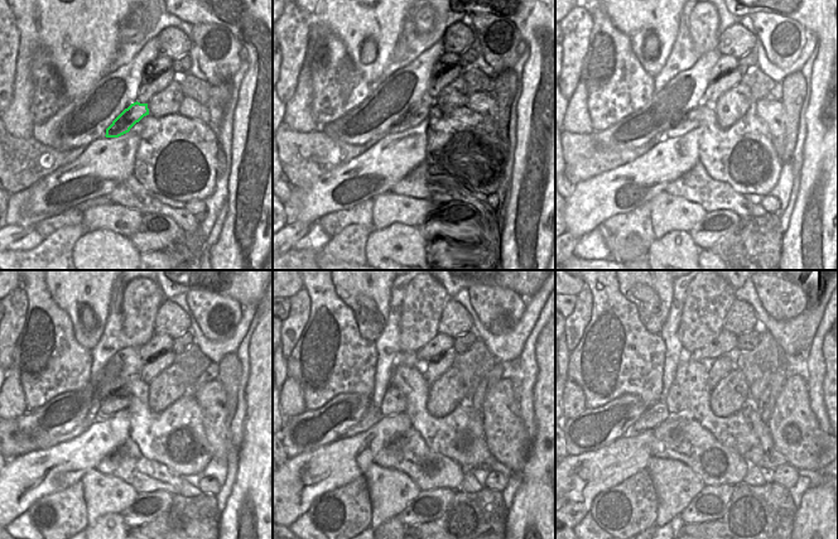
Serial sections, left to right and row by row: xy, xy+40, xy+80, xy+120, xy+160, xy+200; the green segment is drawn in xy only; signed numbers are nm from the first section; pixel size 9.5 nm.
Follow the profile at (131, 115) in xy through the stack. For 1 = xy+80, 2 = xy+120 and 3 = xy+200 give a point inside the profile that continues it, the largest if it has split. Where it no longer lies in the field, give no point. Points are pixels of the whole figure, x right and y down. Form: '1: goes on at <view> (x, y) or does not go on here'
1: goes on at xy+80 (690, 121)
2: goes on at xy+120 (119, 400)
3: goes on at xy+200 (675, 400)

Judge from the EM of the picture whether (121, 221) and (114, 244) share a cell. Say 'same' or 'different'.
different

